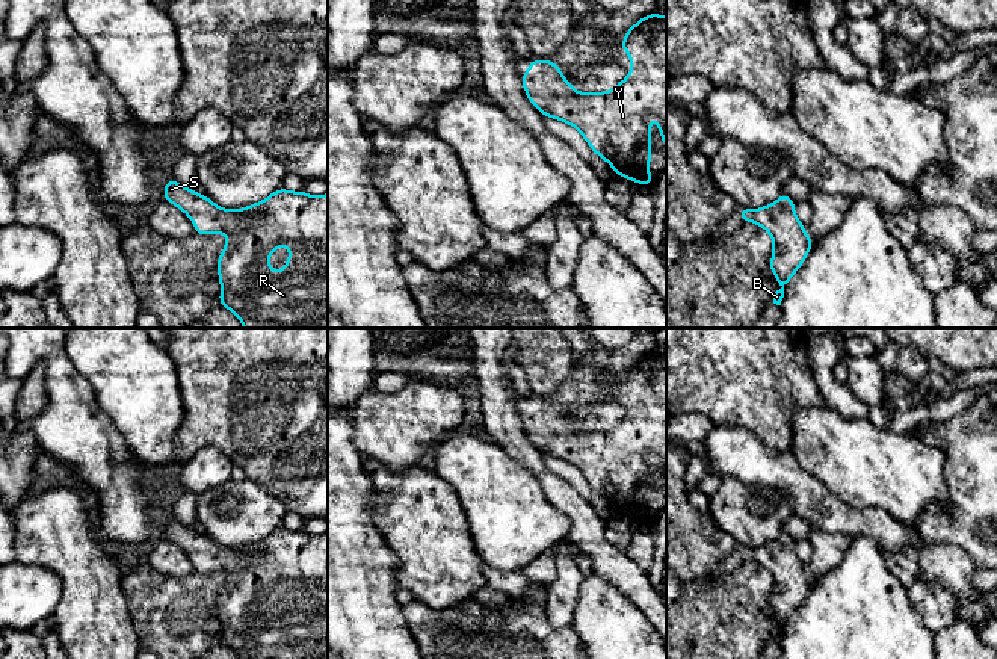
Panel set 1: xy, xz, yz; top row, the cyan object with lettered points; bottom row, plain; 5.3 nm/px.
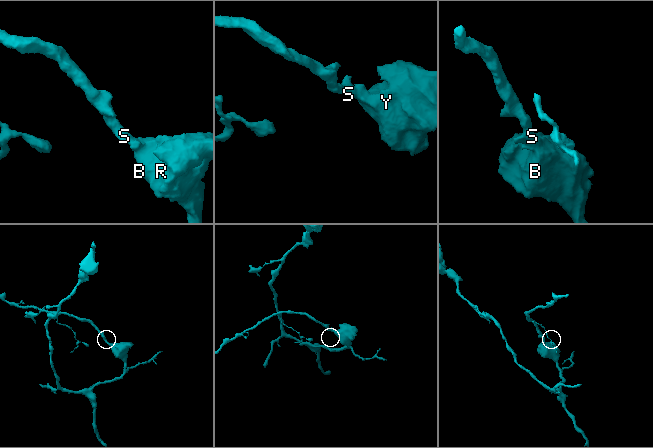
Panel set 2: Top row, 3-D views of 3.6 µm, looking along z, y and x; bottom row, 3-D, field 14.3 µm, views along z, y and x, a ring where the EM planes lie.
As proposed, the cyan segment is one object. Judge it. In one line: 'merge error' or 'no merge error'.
no merge error

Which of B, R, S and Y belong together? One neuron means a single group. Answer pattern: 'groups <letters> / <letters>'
groups B R S Y

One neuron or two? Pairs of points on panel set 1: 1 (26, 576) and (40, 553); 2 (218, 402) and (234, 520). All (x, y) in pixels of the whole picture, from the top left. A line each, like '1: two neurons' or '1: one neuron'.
1: two neurons
2: two neurons

